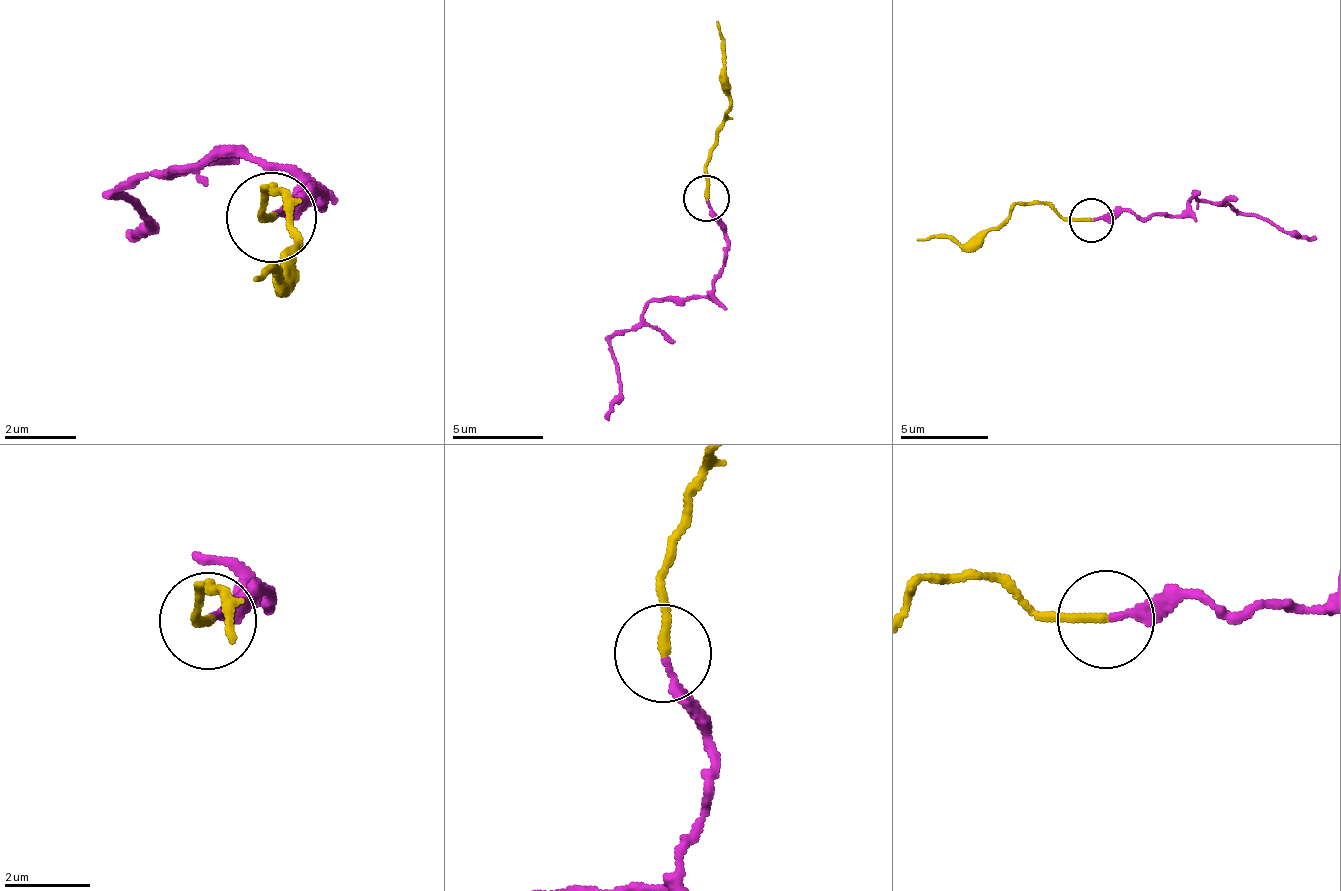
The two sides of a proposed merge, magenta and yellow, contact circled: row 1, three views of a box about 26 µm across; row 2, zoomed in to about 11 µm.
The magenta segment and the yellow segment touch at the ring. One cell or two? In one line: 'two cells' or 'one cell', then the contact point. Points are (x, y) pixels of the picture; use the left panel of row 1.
two cells | (271, 217)

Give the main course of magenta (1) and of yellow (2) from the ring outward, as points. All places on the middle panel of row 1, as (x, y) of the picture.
1: (705, 201), (724, 233), (724, 274), (707, 296), (663, 299), (611, 341), (617, 406), (603, 419)
2: (705, 197), (705, 165), (716, 146), (716, 128), (731, 102), (716, 22)

